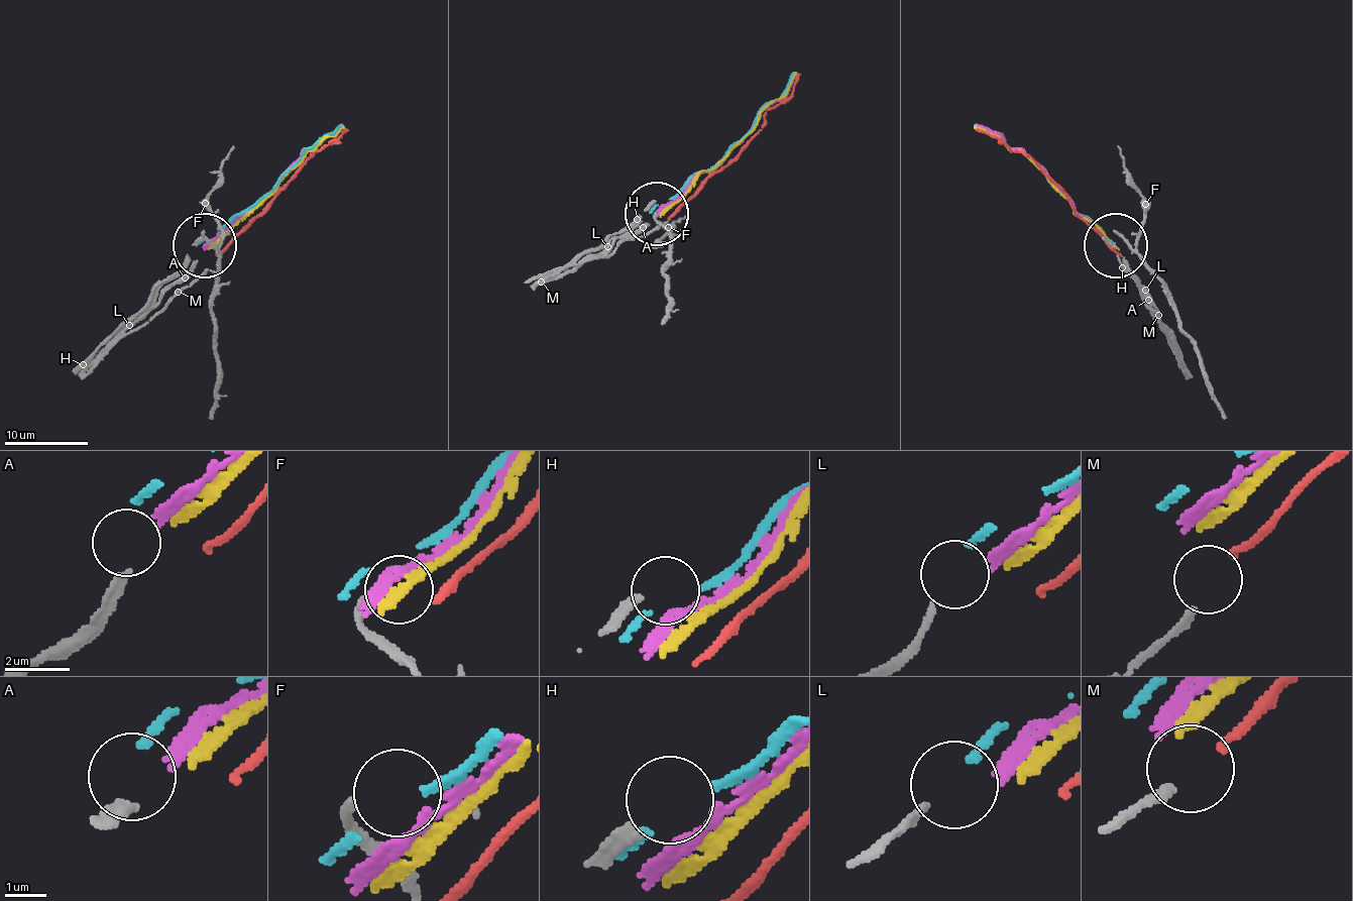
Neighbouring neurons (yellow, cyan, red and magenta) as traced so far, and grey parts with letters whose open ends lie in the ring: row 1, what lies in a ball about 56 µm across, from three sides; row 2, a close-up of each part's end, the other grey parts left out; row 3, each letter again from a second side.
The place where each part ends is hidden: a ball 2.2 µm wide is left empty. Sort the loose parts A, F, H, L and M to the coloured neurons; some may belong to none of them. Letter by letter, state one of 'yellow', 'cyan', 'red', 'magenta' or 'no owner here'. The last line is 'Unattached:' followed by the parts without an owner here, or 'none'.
A: magenta
F: no owner here
H: no owner here
L: cyan
M: red
Unattached: F, H

